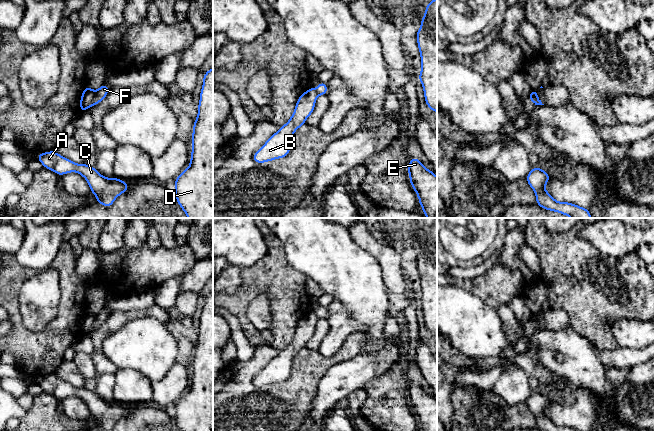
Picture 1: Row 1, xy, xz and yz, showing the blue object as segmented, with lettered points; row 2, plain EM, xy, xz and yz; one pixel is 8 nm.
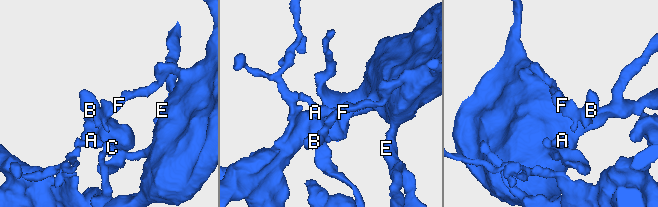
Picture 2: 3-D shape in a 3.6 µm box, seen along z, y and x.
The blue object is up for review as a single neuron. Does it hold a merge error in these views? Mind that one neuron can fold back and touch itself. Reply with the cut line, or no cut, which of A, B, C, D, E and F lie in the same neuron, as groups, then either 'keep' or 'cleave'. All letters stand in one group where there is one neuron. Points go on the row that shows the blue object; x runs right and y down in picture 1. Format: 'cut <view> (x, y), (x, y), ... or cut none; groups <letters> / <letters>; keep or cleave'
cut xy (95, 93), (93, 104); groups A C D E F / B; cleave

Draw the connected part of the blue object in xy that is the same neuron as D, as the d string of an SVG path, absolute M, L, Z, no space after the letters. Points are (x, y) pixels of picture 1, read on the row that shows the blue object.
M213 68L203 76L189 167L175 179L175 197L188 218L213 218Z

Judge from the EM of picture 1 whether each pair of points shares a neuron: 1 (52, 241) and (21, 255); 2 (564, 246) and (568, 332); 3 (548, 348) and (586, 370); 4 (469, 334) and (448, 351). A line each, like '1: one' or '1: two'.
1: one
2: two
3: one
4: two

